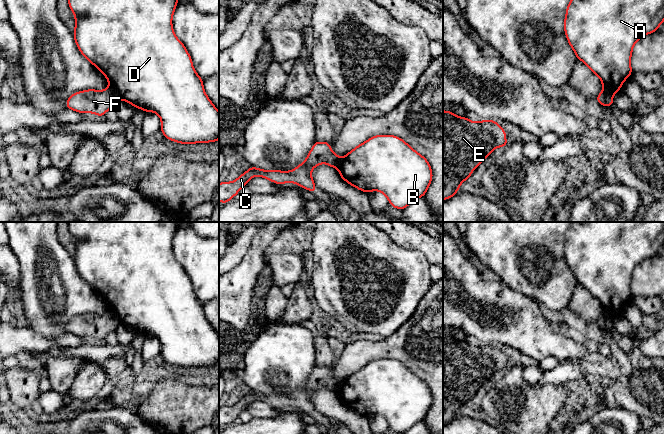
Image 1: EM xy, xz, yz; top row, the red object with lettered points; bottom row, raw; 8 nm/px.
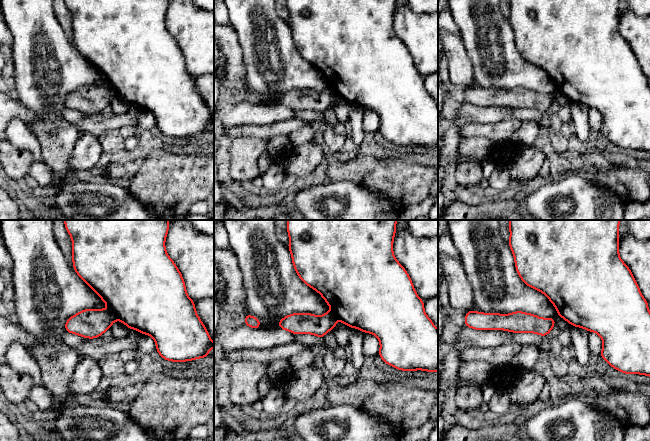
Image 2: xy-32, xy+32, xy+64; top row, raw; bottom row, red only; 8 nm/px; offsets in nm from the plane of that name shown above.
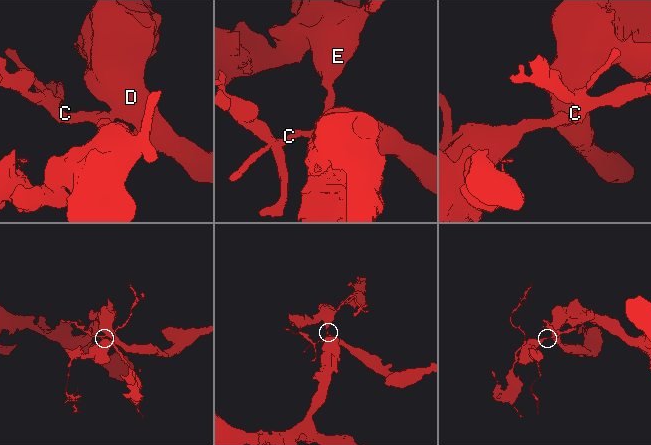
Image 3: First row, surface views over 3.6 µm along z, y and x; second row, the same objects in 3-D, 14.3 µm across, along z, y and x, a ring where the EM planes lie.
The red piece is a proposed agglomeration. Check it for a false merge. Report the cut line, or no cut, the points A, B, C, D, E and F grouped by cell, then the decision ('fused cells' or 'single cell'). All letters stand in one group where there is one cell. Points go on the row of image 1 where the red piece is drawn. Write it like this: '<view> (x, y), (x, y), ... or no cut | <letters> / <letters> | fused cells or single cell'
xy (110, 85), (121, 98) | A B D / C E F | fused cells

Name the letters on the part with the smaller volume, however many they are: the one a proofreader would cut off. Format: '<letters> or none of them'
C, E, F

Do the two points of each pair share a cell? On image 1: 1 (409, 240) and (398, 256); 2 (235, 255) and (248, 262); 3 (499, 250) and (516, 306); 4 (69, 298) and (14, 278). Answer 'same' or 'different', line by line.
1: different
2: different
3: different
4: different

